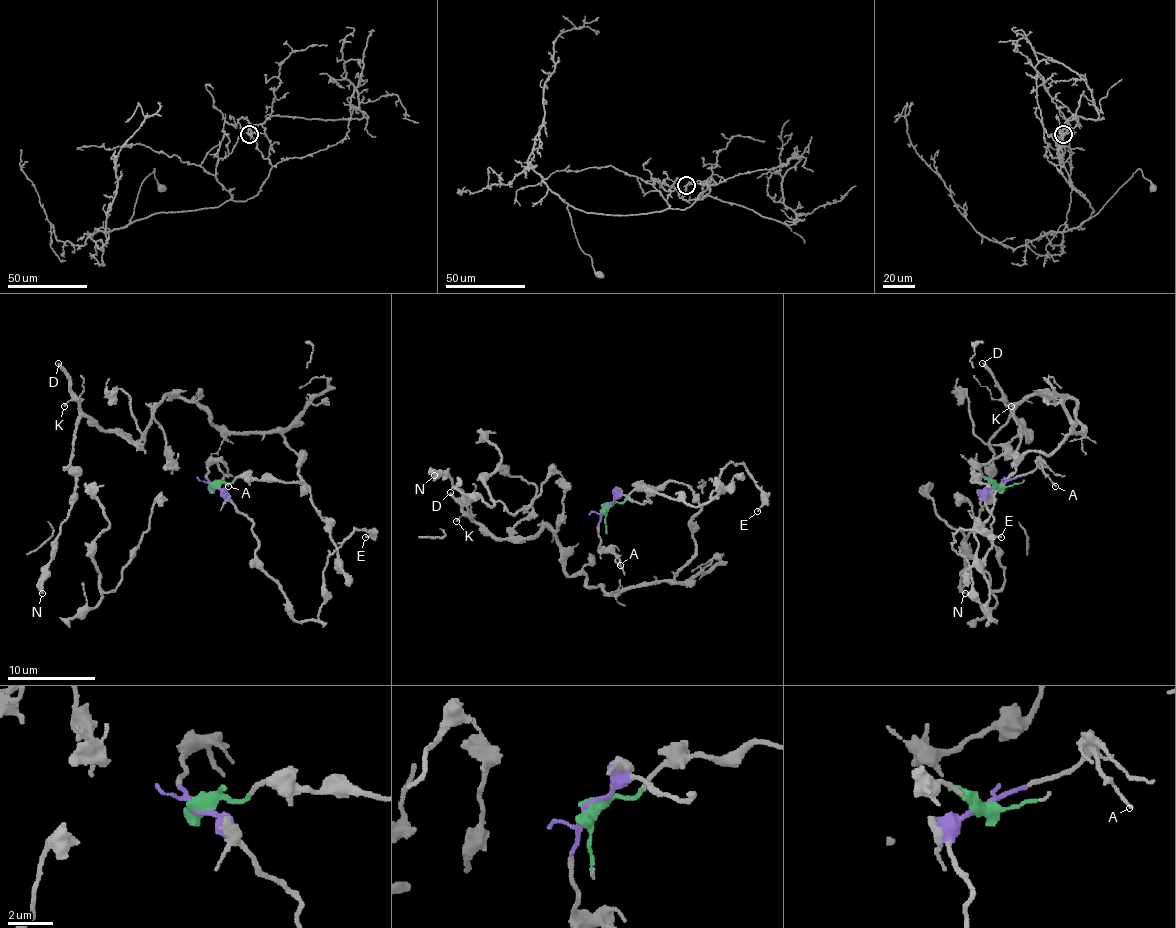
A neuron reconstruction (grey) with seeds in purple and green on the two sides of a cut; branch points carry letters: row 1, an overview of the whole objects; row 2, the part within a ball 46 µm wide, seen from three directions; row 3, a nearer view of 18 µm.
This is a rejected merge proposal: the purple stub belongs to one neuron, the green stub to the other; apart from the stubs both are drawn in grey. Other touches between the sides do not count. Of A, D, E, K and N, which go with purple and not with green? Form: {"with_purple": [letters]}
{"with_purple": ["A", "E"]}

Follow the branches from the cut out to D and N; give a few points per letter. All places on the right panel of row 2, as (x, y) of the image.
D: (996, 486), (972, 481), (996, 488), (1082, 428), (1075, 402), (1029, 395), (1014, 411), (1029, 439), (983, 362)
N: (996, 486), (972, 481), (1051, 453), (1075, 402), (1029, 395), (1031, 439), (1011, 417), (989, 442), (965, 593)

